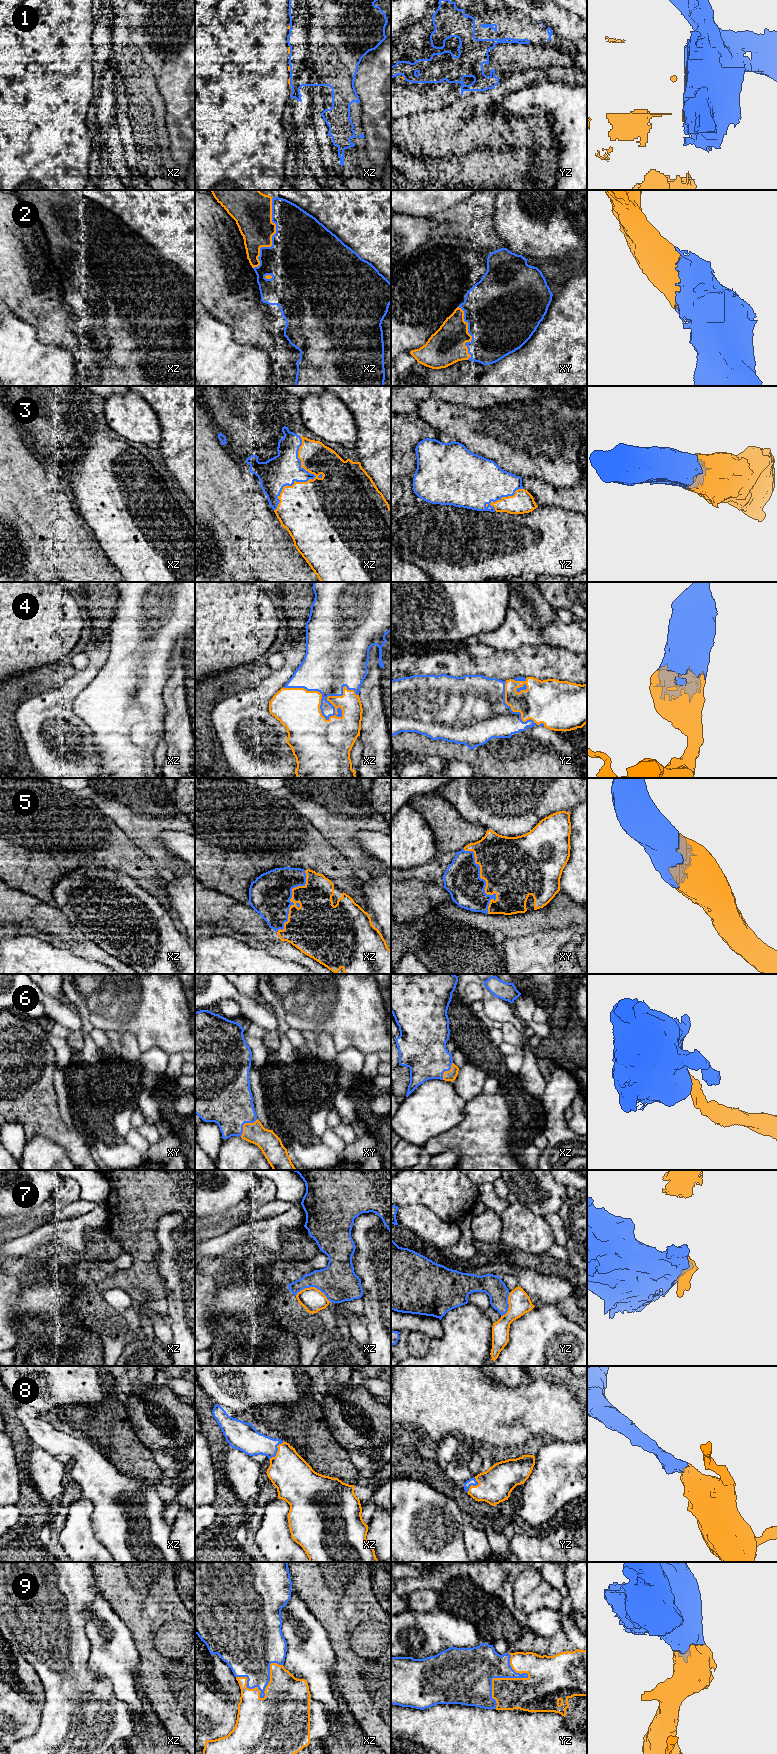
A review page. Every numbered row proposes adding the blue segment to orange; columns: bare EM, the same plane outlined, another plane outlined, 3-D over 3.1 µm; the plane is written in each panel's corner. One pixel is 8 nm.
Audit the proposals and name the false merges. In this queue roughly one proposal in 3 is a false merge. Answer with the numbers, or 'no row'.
1, 7

